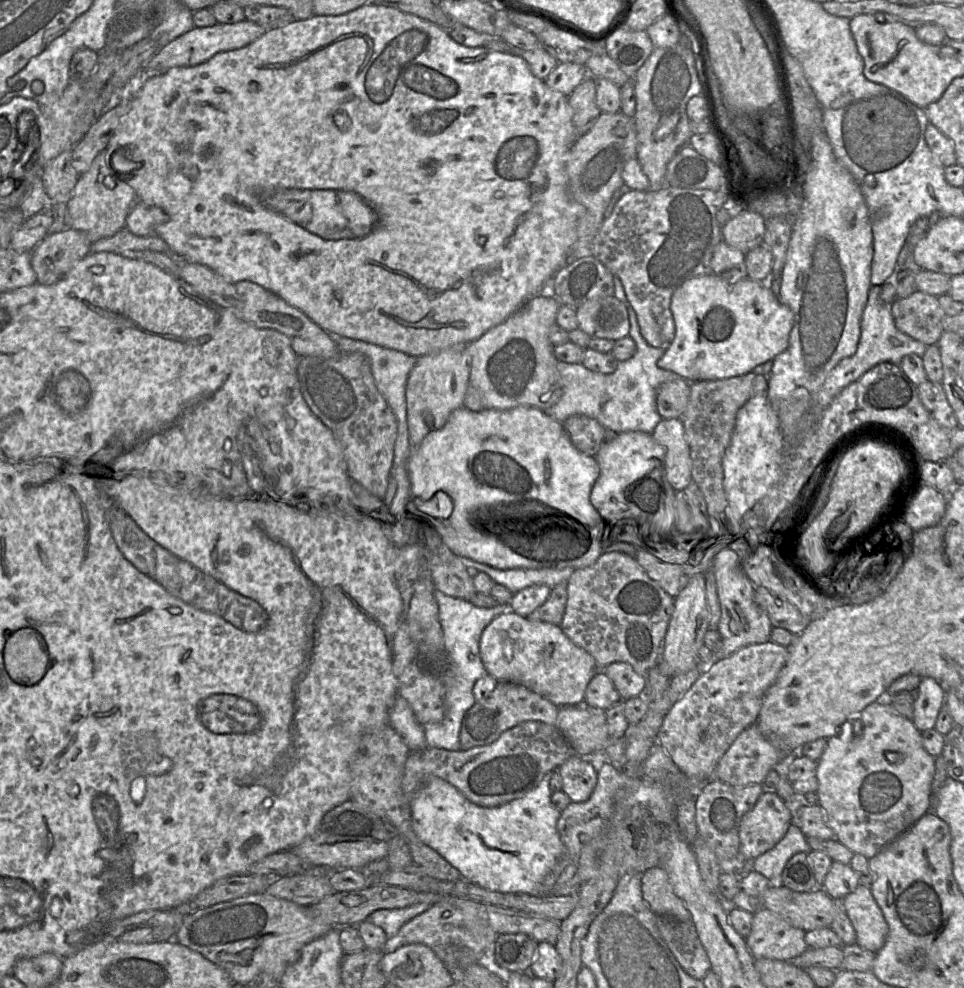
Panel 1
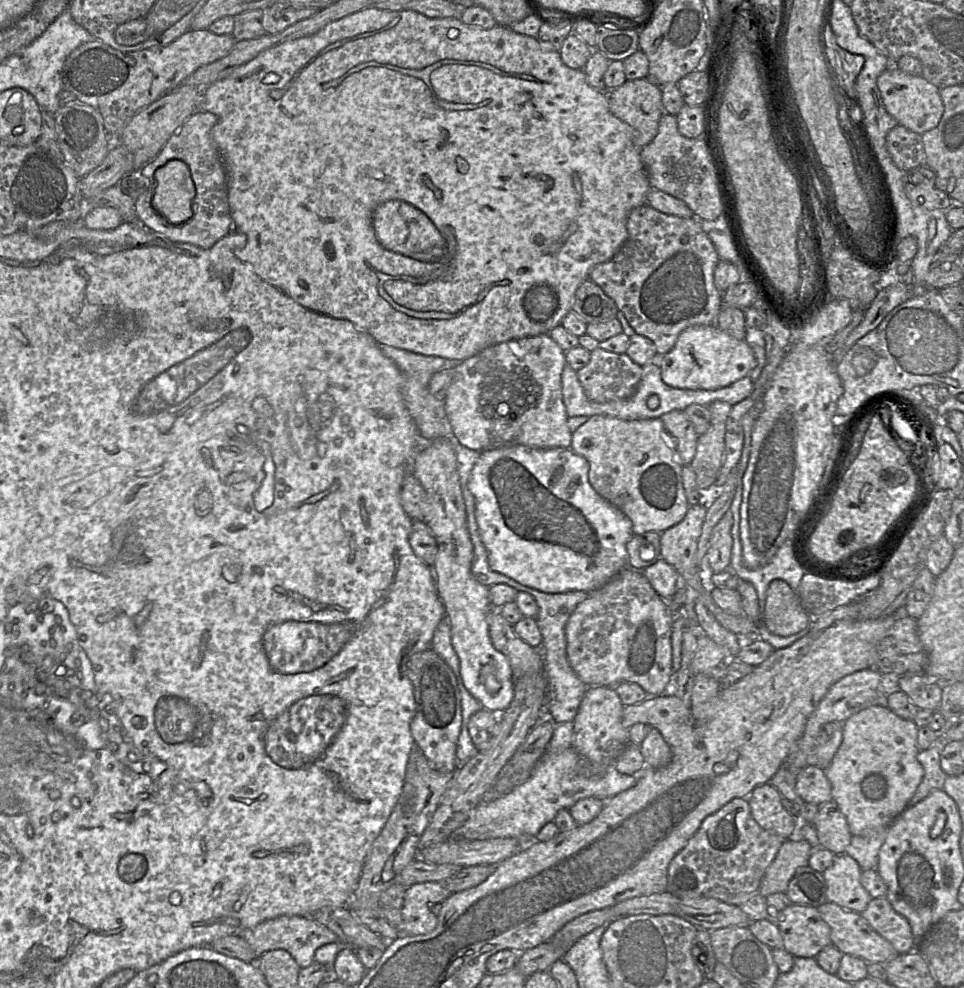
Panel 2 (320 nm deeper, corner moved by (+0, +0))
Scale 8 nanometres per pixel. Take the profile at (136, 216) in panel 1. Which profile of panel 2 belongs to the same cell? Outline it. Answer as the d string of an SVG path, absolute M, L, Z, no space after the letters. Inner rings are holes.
M197 111L168 139L159 154L140 170L141 174L148 179L149 187L135 200L138 222L173 242L210 248L231 231L233 220L228 201L226 168L211 136L211 130L216 122L215 114ZM175 159L188 165L196 189L192 203L193 214L189 220L182 223L167 221L152 206L155 171L168 161Z

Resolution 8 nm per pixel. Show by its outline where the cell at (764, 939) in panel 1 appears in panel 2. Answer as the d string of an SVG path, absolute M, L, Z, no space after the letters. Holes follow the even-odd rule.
M790 904L784 909L777 924L783 938L783 949L794 957L815 958L831 944L830 928L814 907Z

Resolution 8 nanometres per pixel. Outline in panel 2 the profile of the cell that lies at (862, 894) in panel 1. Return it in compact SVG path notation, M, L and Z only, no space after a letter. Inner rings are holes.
M886 897L873 898L861 913L869 926L889 941L899 954L912 952L918 941L908 920L900 915Z

